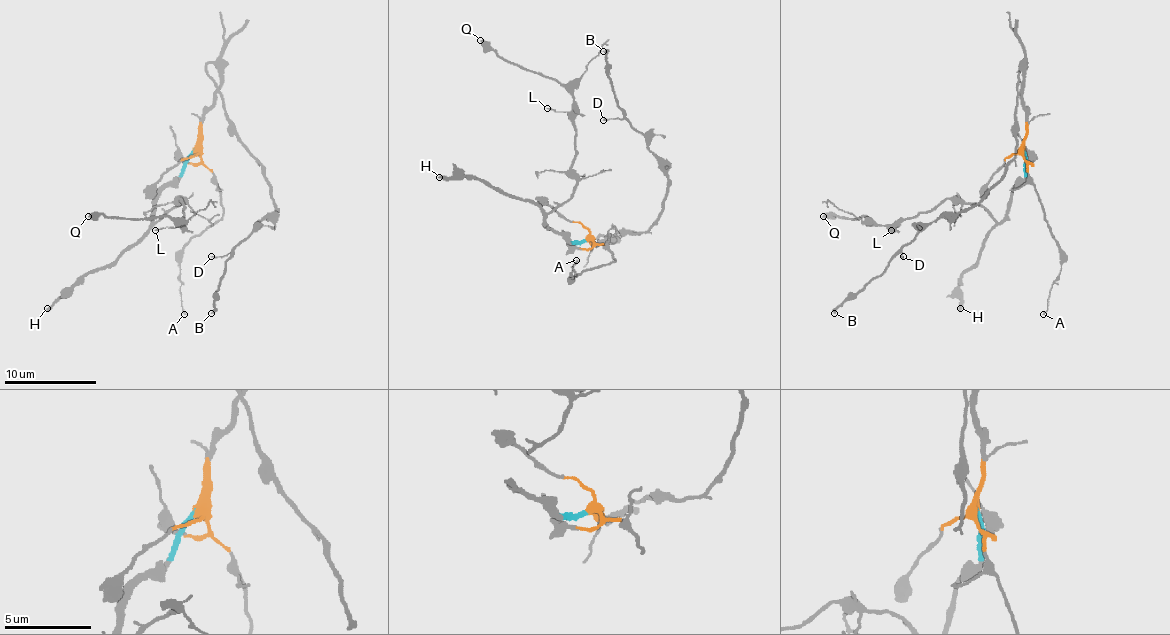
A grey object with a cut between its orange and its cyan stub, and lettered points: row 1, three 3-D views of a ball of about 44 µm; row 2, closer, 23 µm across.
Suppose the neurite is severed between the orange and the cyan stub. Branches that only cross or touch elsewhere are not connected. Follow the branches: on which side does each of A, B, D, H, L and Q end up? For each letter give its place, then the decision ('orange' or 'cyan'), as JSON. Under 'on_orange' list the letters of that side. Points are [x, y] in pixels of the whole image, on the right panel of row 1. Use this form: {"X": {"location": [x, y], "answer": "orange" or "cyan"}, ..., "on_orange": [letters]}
{"A": {"location": [1043, 314], "answer": "orange"}, "B": {"location": [834, 313], "answer": "orange"}, "D": {"location": [903, 256], "answer": "orange"}, "H": {"location": [960, 308], "answer": "cyan"}, "L": {"location": [891, 230], "answer": "cyan"}, "Q": {"location": [823, 216], "answer": "cyan"}, "on_orange": ["A", "B", "D"]}

